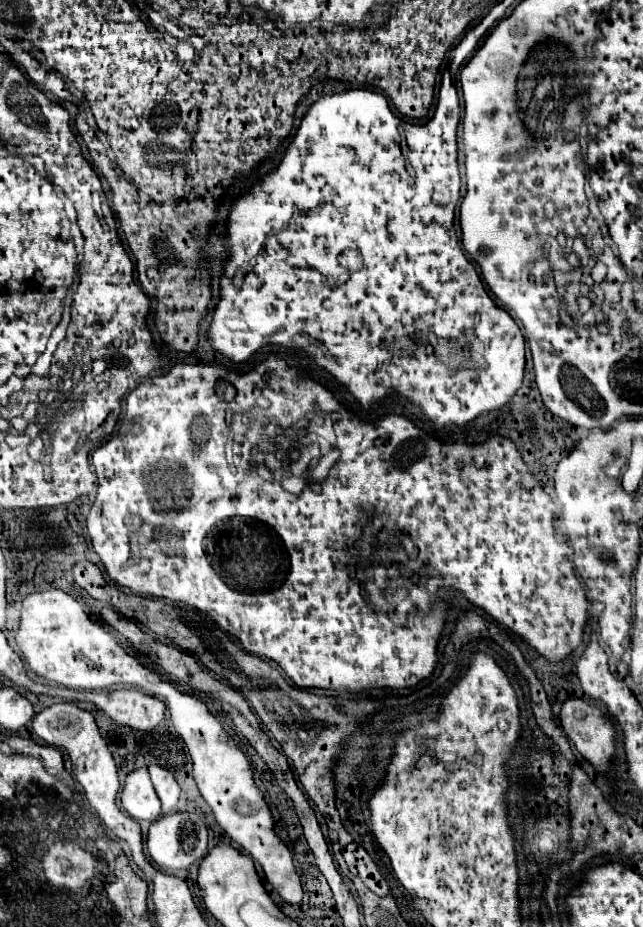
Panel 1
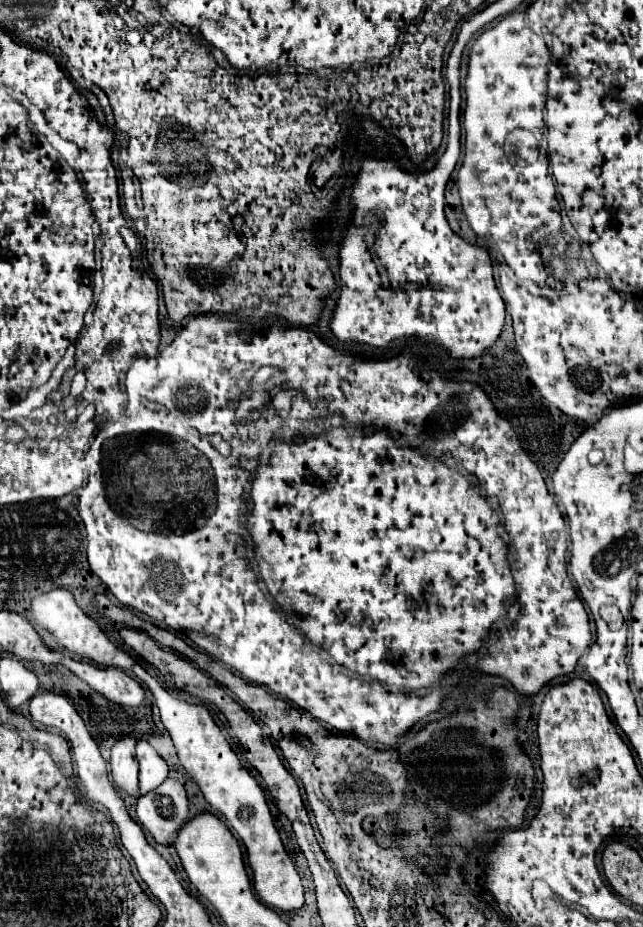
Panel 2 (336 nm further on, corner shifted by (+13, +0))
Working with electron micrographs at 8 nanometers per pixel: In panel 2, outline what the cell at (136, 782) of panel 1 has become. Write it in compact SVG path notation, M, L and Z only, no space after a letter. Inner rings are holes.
M121 739L111 749L111 775L113 787L131 797L139 797L139 769L135 761L135 739Z

